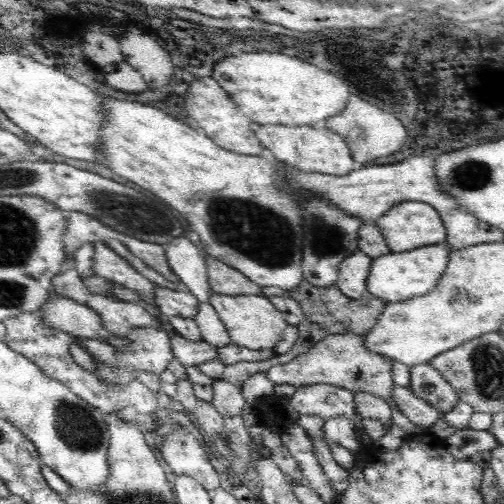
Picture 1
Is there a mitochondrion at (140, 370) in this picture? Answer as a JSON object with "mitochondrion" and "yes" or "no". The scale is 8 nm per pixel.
{"mitochondrion":"no"}

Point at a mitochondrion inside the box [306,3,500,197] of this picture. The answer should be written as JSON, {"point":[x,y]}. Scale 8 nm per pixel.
{"point":[471,175]}

